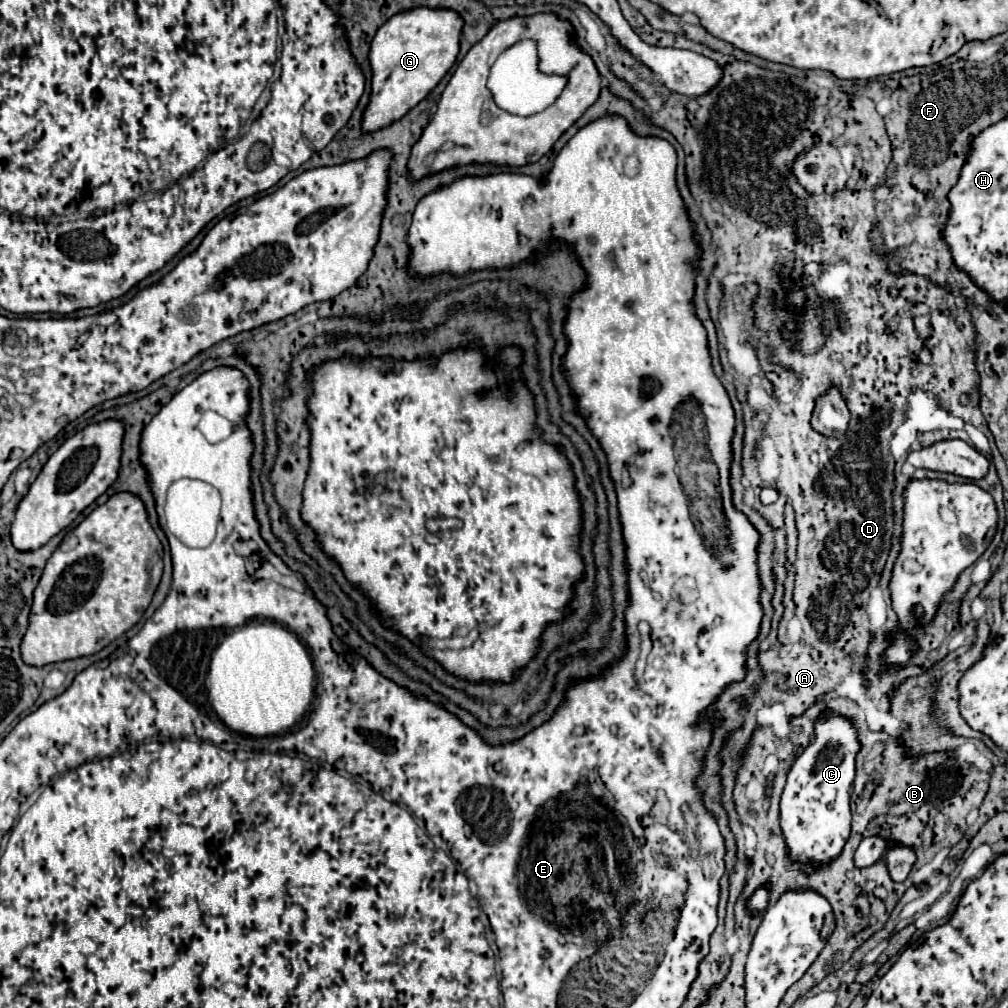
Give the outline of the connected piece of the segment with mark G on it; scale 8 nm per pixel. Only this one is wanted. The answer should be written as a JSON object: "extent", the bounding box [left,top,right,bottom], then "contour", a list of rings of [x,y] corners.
{"extent":[361,9,463,133],"contour":[[[413,9],[385,21],[369,47],[371,95],[363,111],[361,131],[373,133],[399,121],[443,79],[459,53],[463,19],[453,11]]]}

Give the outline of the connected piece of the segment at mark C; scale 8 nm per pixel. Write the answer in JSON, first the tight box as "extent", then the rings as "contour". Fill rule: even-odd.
{"extent":[779,707,861,875],"contour":[[[825,707],[815,721],[813,741],[795,759],[787,775],[787,785],[779,803],[779,825],[787,845],[787,859],[799,863],[805,875],[833,863],[851,835],[851,787],[859,751],[861,743],[855,721],[845,715],[835,715]]]}

